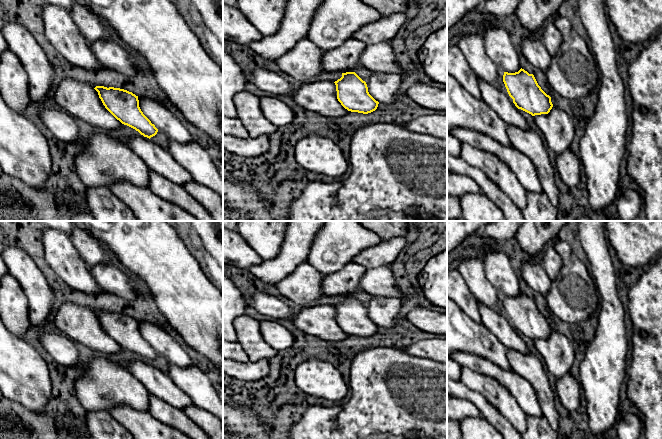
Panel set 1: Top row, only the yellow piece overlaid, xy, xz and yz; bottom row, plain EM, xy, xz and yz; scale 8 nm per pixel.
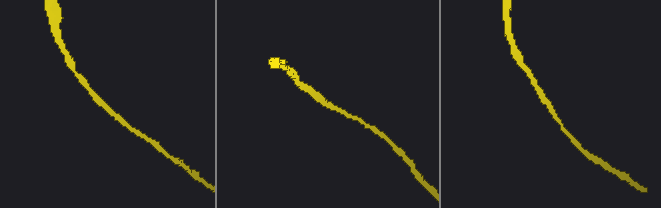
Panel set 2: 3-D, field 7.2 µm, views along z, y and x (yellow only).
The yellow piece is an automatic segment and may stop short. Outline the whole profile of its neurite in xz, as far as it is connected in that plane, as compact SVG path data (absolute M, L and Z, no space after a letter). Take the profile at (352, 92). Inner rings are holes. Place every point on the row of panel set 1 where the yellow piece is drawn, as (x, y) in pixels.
M355 72L342 73L342 77L334 83L336 85L337 99L348 111L368 114L377 109L379 102L369 94L366 82Z

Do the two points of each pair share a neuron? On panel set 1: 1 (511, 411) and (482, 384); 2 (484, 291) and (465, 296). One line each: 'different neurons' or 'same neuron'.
1: same neuron
2: different neurons

